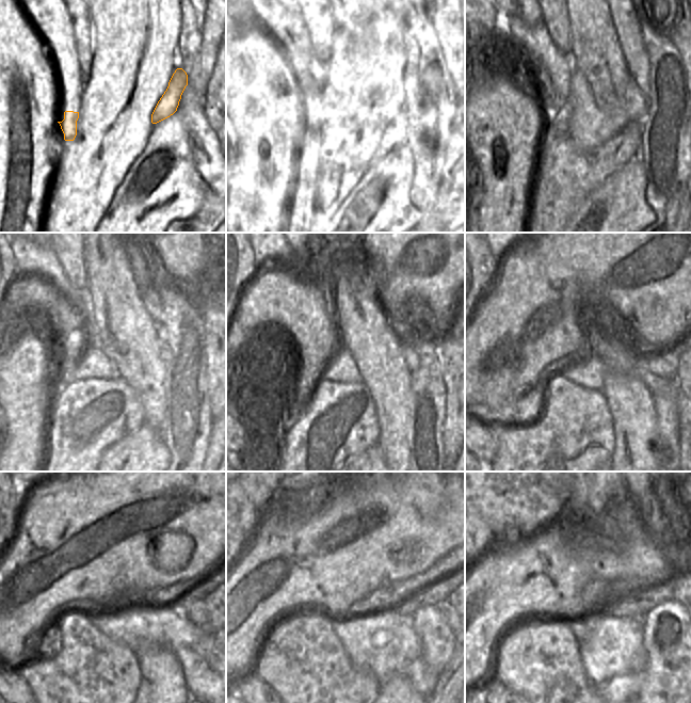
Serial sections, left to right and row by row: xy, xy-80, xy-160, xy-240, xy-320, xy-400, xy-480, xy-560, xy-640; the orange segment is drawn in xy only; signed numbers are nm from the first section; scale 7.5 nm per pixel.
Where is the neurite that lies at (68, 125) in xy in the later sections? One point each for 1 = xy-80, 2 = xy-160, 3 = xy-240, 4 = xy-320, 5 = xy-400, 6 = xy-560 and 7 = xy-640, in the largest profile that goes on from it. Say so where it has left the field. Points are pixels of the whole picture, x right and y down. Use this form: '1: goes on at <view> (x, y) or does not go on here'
1: goes on at xy-80 (305, 198)
2: goes on at xy-160 (567, 174)
3: goes on at xy-240 (89, 416)
4: goes on at xy-320 (335, 422)
5: goes on at xy-400 (574, 436)
6: goes on at xy-560 (303, 660)
7: goes on at xy-640 (539, 659)

